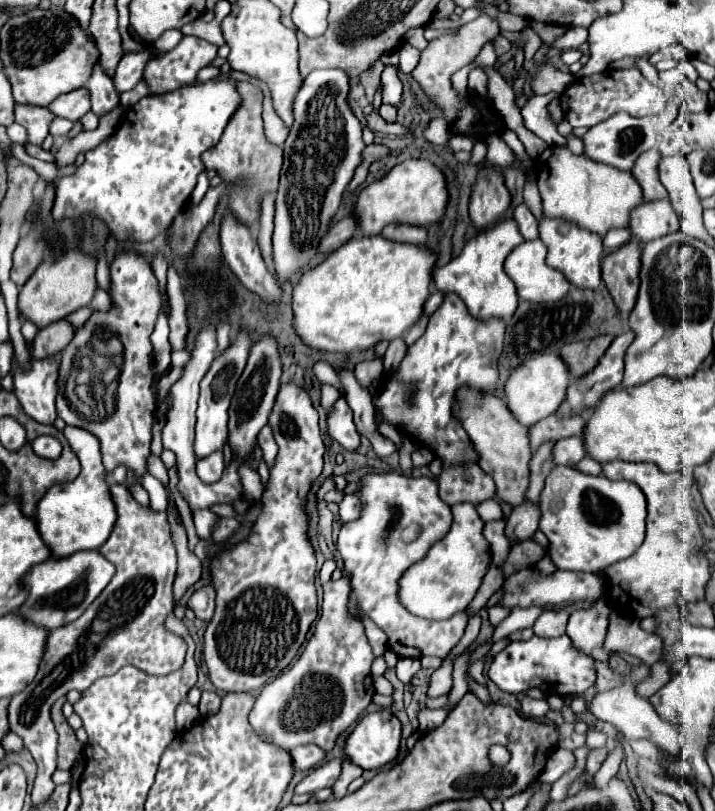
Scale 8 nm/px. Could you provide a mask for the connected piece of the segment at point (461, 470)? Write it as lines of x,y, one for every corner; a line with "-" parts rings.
463,462
449,468
443,468
443,472
437,478
439,484
439,496
449,506
459,502
471,502
481,504
483,500
495,498
495,484
491,476
487,476
477,462

